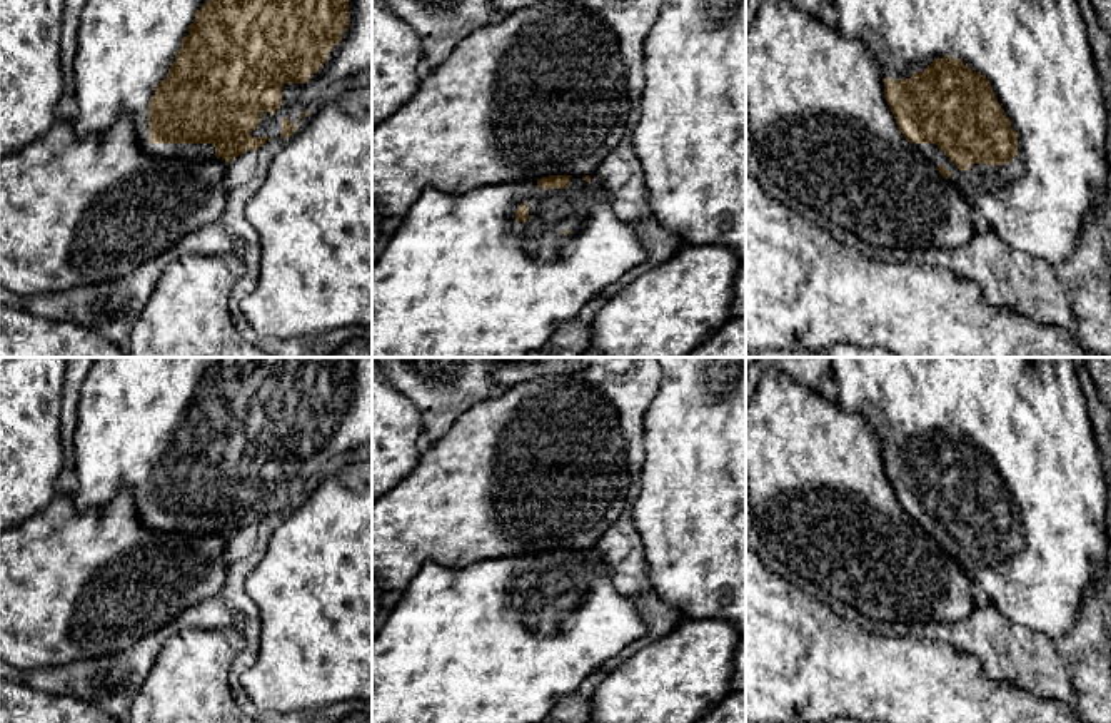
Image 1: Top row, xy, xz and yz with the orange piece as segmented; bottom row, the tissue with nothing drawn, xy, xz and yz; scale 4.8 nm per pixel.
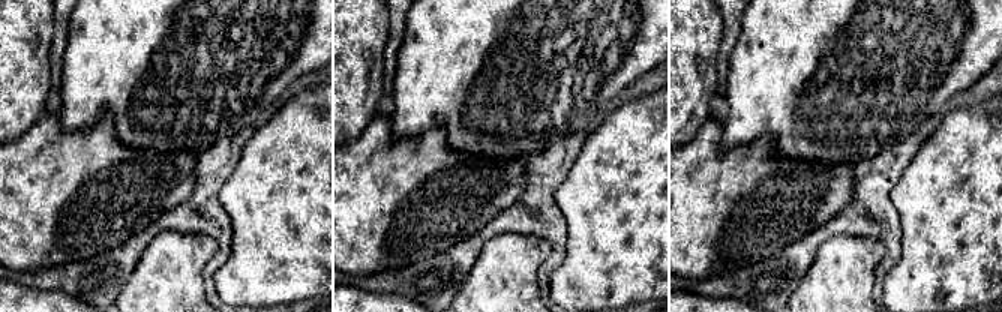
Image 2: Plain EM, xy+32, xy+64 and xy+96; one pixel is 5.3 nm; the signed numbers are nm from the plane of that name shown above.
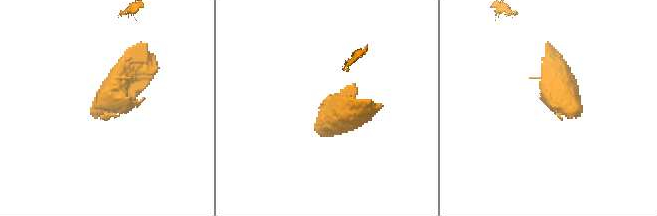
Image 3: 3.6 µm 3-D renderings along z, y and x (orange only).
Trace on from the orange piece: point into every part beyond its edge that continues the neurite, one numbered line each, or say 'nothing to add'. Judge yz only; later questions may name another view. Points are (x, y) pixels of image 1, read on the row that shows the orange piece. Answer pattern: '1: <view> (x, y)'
1: yz (1036, 55)

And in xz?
1: xz (461, 278)

